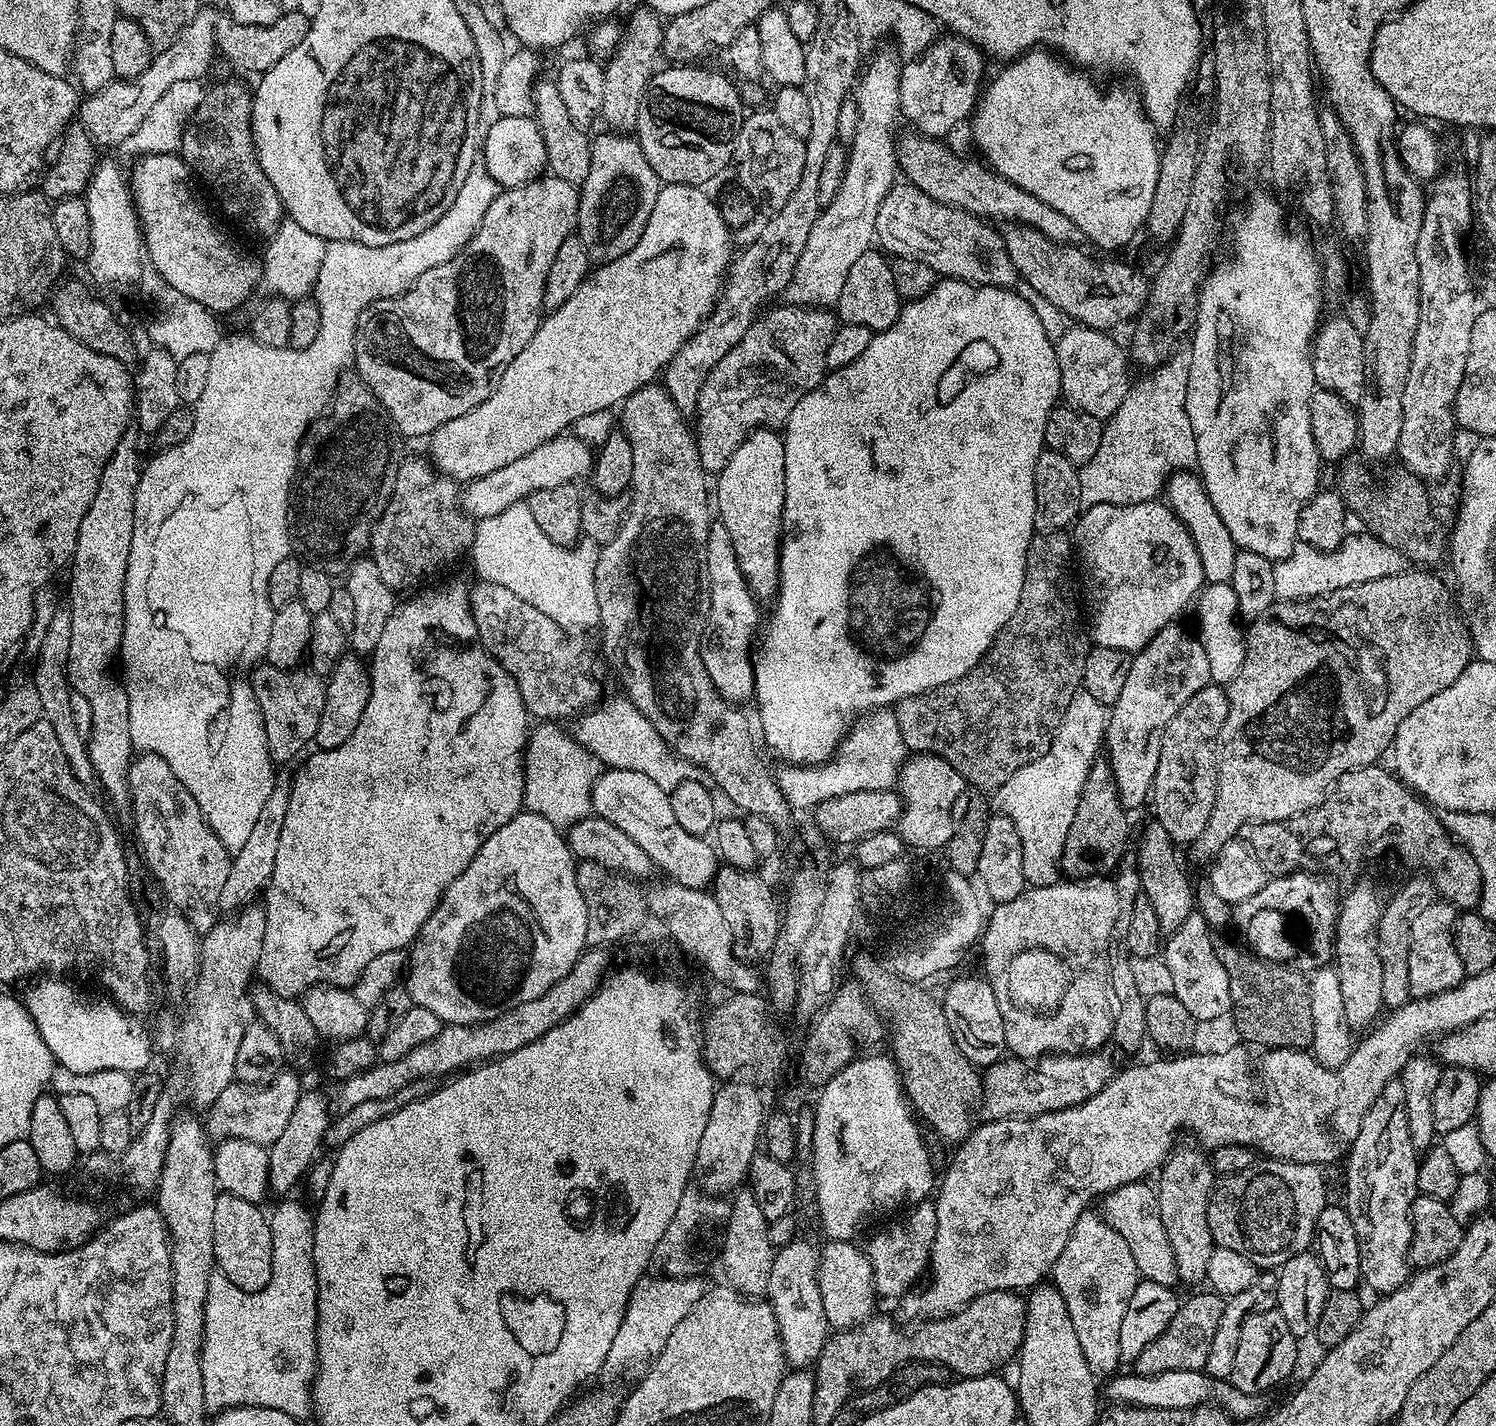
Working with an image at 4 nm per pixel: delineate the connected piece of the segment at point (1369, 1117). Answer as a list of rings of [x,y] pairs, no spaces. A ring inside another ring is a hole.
[[[1394,1079],[1382,1089],[1382,1094],[1374,1098],[1374,1106],[1366,1110],[1358,1138],[1354,1138],[1352,1147],[1346,1153],[1348,1169],[1345,1170],[1344,1192],[1342,1199],[1361,1251],[1361,1274],[1363,1283],[1369,1284],[1376,1294],[1387,1294],[1398,1290],[1410,1278],[1410,1261],[1408,1251],[1412,1241],[1412,1204],[1418,1195],[1416,1175],[1420,1169],[1418,1153],[1410,1138],[1410,1126],[1406,1126],[1406,1093],[1402,1090],[1400,1079]]]

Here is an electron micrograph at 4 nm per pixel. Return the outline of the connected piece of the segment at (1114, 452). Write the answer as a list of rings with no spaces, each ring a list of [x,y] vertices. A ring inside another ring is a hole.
[[[1177,350],[1165,364],[1151,369],[1137,384],[1135,381],[1129,387],[1122,406],[1118,406],[1116,413],[1104,424],[1102,442],[1098,442],[1094,458],[1079,465],[1080,502],[1084,508],[1095,504],[1137,504],[1157,499],[1165,491],[1170,476],[1197,467],[1194,430],[1186,414],[1186,386],[1191,361],[1187,351]]]

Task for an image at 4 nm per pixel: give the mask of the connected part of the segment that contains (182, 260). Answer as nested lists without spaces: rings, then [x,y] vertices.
[[[150,153],[135,161],[136,169],[130,172],[132,198],[136,205],[136,216],[142,225],[142,248],[146,260],[170,287],[189,296],[215,314],[232,312],[240,308],[252,296],[256,283],[262,280],[262,264],[248,252],[243,252],[222,229],[216,228],[212,216],[200,205],[192,193],[194,177],[184,162],[184,157],[173,153]]]

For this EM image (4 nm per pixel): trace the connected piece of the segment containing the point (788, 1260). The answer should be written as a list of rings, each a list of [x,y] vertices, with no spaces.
[[[793,1238],[773,1255],[766,1299],[778,1322],[780,1345],[785,1365],[793,1369],[815,1365],[830,1335],[826,1310],[822,1310],[822,1294],[818,1275],[818,1248],[808,1240]]]

